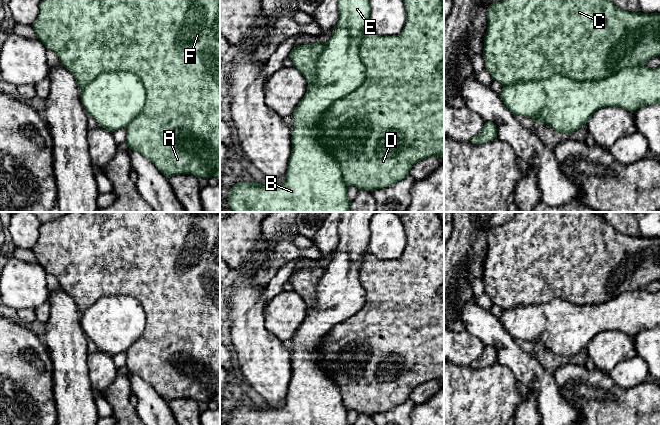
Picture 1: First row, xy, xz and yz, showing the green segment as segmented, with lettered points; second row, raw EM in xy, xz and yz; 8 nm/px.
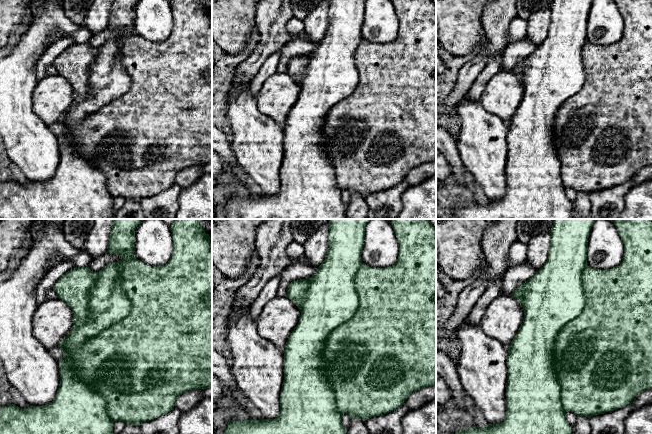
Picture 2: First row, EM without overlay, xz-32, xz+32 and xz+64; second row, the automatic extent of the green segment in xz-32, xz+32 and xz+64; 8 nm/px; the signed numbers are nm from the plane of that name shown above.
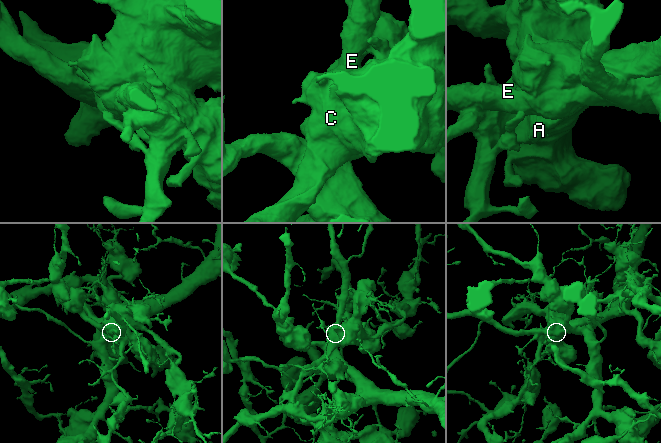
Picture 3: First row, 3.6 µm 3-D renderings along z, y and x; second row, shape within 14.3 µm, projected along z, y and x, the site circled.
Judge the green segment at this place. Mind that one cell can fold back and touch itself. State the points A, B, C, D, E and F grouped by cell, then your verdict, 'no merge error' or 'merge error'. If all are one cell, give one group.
groups A C D F / B E; merge error

